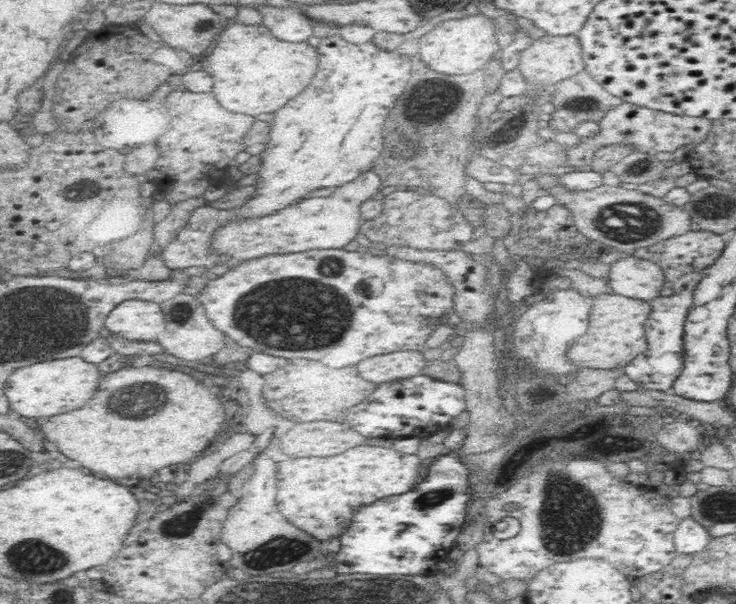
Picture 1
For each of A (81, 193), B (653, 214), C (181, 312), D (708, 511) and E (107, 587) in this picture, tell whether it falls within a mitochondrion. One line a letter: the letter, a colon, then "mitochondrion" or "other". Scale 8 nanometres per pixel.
A: mitochondrion
B: mitochondrion
C: mitochondrion
D: mitochondrion
E: other

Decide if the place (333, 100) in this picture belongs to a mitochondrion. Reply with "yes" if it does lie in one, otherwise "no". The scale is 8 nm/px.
no

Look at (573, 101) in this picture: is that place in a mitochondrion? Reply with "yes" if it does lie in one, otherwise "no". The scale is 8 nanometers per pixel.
yes

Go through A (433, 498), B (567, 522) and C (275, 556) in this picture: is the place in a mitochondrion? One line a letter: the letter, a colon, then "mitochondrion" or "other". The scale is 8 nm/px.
A: mitochondrion
B: mitochondrion
C: mitochondrion

